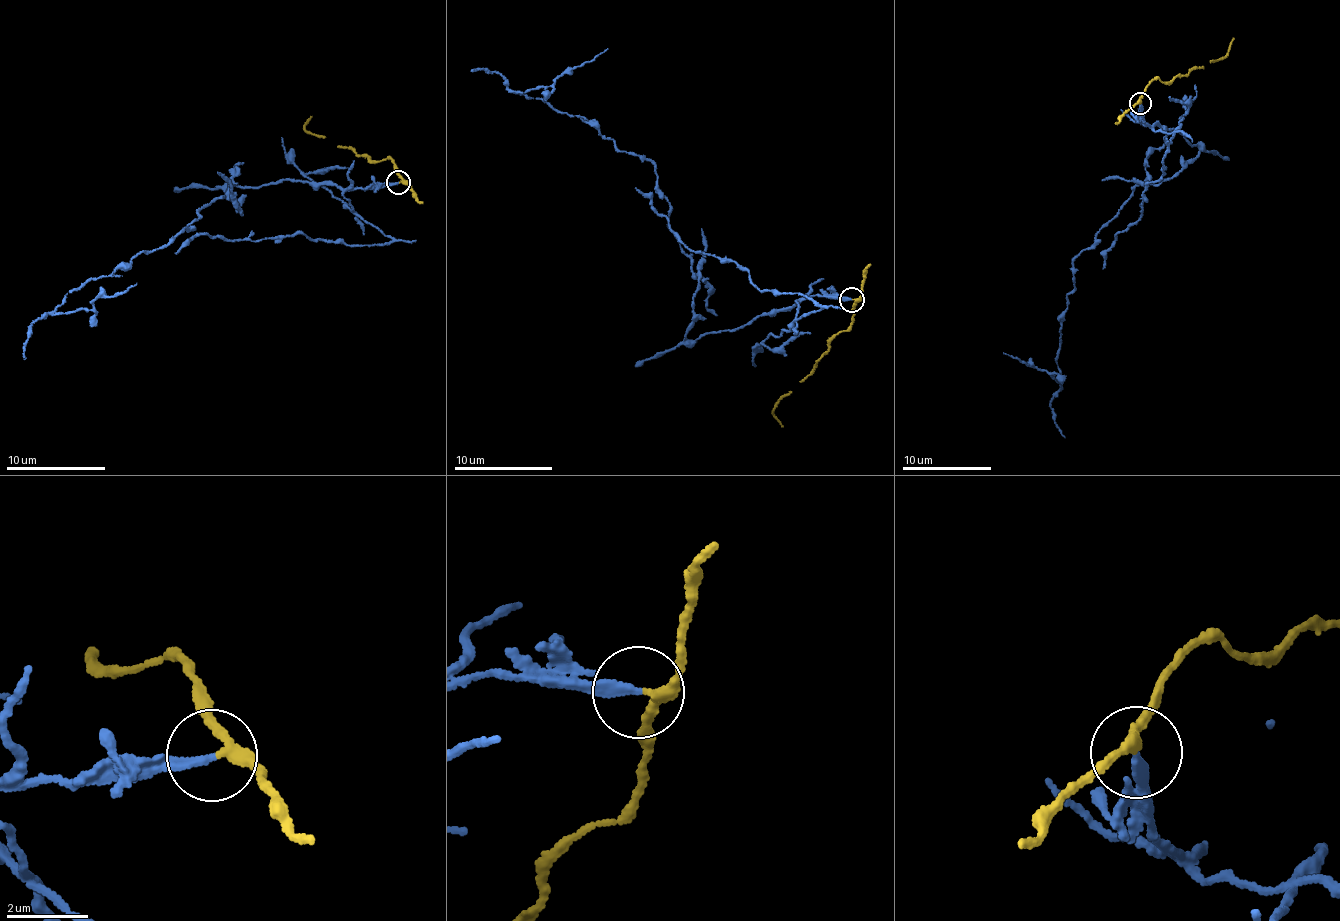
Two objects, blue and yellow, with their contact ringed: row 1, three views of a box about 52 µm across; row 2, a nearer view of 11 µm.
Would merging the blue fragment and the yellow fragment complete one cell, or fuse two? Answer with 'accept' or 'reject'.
reject

